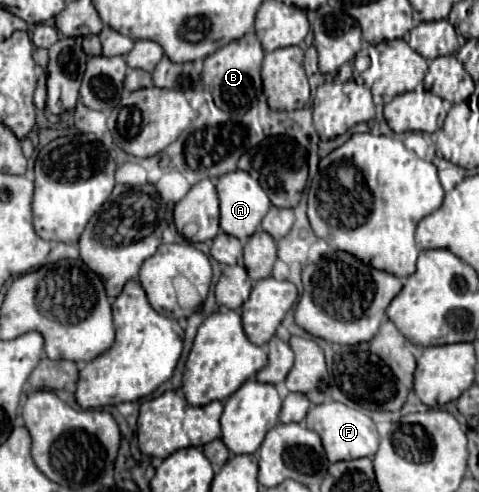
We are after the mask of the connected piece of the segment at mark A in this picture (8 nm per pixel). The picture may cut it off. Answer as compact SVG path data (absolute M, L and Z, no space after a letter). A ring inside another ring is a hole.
M240 169L220 175L216 181L216 191L220 199L220 229L232 237L238 237L240 241L246 241L256 231L256 227L260 225L262 217L270 207L266 191L260 187L256 179L252 179L246 171Z

